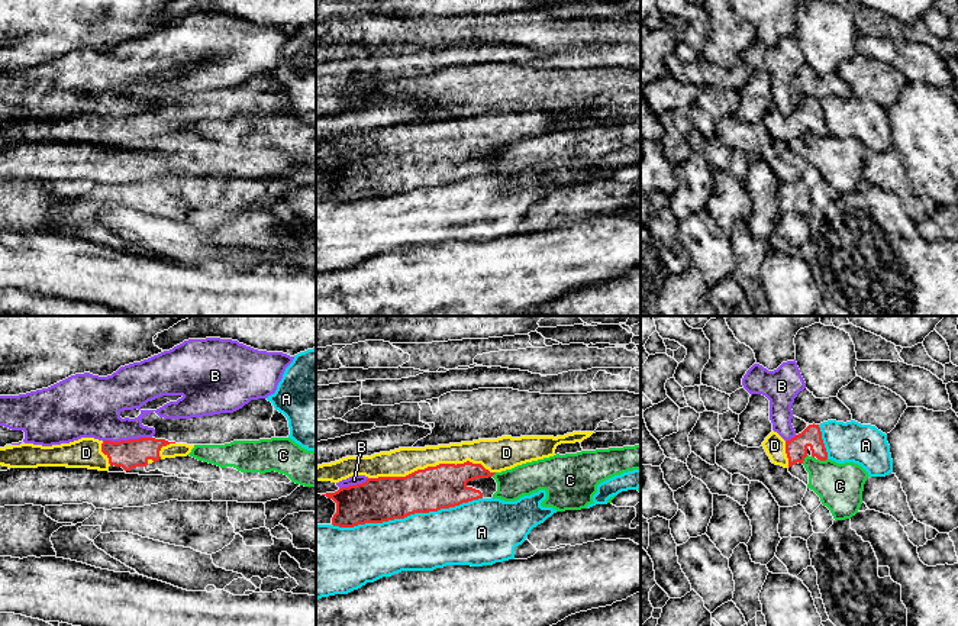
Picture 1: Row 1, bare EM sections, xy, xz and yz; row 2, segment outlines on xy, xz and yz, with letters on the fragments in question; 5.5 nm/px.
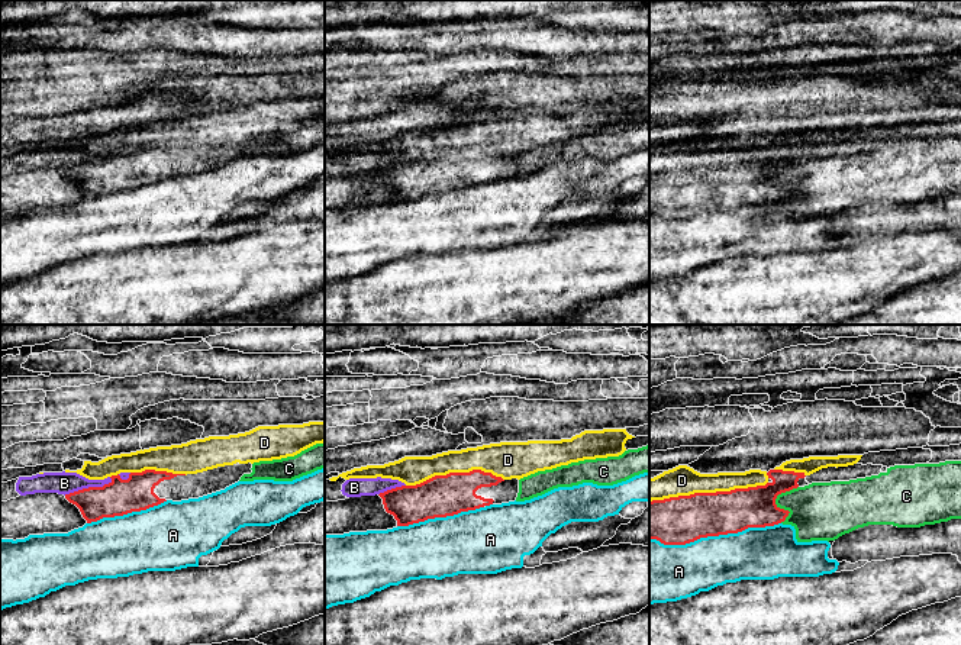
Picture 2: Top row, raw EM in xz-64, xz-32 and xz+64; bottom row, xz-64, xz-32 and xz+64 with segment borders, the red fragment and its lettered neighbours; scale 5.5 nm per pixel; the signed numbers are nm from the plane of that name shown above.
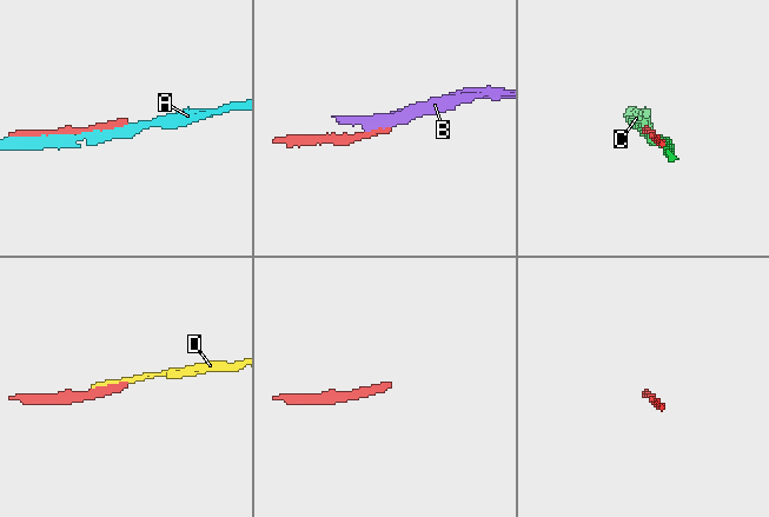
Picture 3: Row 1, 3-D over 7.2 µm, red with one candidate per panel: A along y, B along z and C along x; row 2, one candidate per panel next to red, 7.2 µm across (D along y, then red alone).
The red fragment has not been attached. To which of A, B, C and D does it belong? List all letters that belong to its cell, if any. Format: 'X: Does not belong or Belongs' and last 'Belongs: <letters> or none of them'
A: Does not belong
B: Does not belong
C: Does not belong
D: Belongs
Belongs: D

